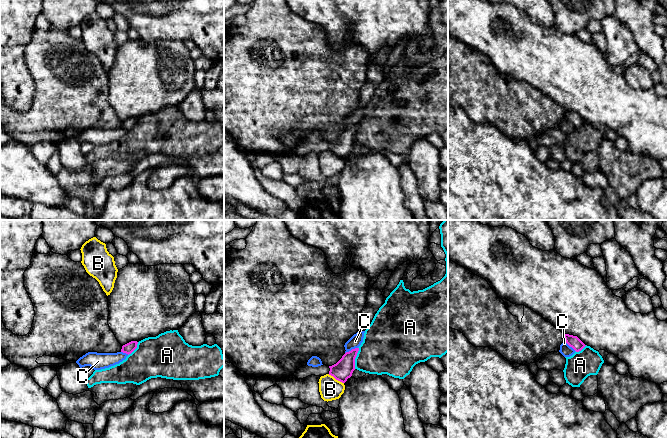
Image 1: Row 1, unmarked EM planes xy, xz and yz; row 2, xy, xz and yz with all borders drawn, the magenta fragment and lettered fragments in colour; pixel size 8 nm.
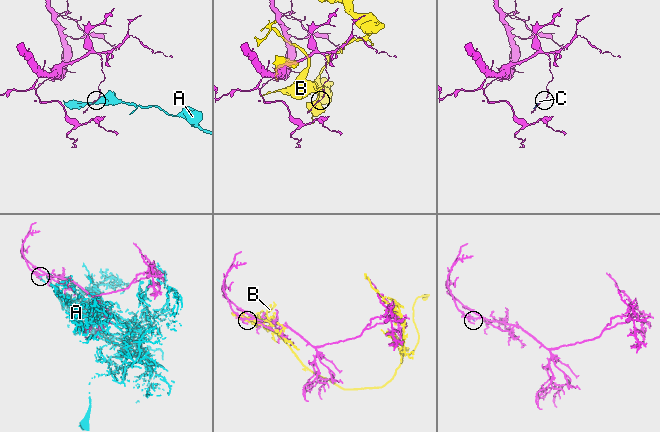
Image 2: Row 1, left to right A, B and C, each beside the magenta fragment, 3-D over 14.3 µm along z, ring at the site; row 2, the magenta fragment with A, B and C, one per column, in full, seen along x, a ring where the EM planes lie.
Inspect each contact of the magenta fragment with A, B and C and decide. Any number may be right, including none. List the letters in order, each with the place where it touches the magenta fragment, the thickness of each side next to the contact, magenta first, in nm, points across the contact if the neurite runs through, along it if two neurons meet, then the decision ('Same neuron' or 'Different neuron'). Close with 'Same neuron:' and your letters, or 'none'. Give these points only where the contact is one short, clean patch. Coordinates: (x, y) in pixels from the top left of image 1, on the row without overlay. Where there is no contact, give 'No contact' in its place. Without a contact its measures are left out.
A: Touches magenta at xz (355, 133). Thickness 160 nm (magenta) against 380 nm. Different neuron
B: Touches magenta at xz (336, 155). Thickness 160 nm (magenta) against 180 nm. Different neuron
C: Touches magenta at xz (351, 126). Thickness 160 nm (magenta) against 100 nm. Different neuron
Same neuron: none

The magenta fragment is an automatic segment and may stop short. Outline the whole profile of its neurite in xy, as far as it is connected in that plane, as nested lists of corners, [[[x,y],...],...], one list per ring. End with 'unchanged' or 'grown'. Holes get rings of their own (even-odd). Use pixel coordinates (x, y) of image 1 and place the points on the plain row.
[[[131,117],[125,121],[122,122],[121,128],[126,130],[131,130],[136,124],[137,124],[137,117]]]; unchanged

